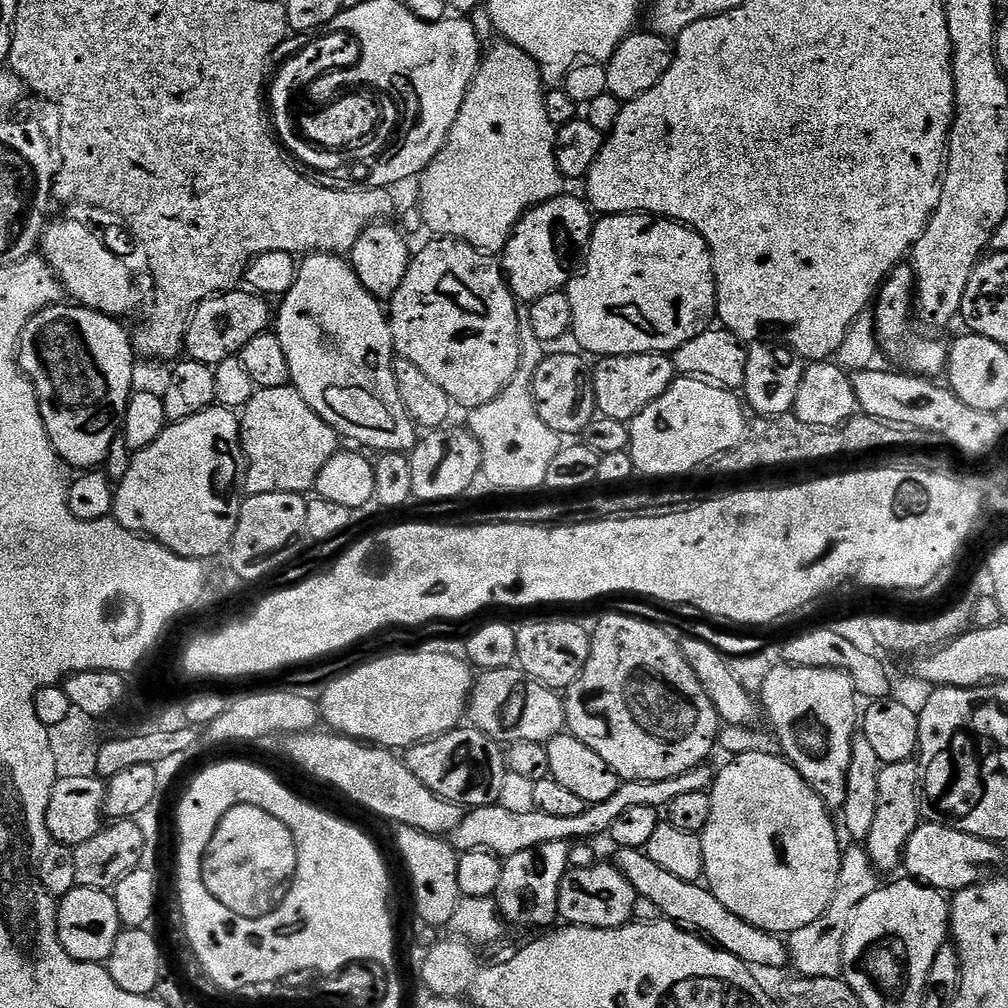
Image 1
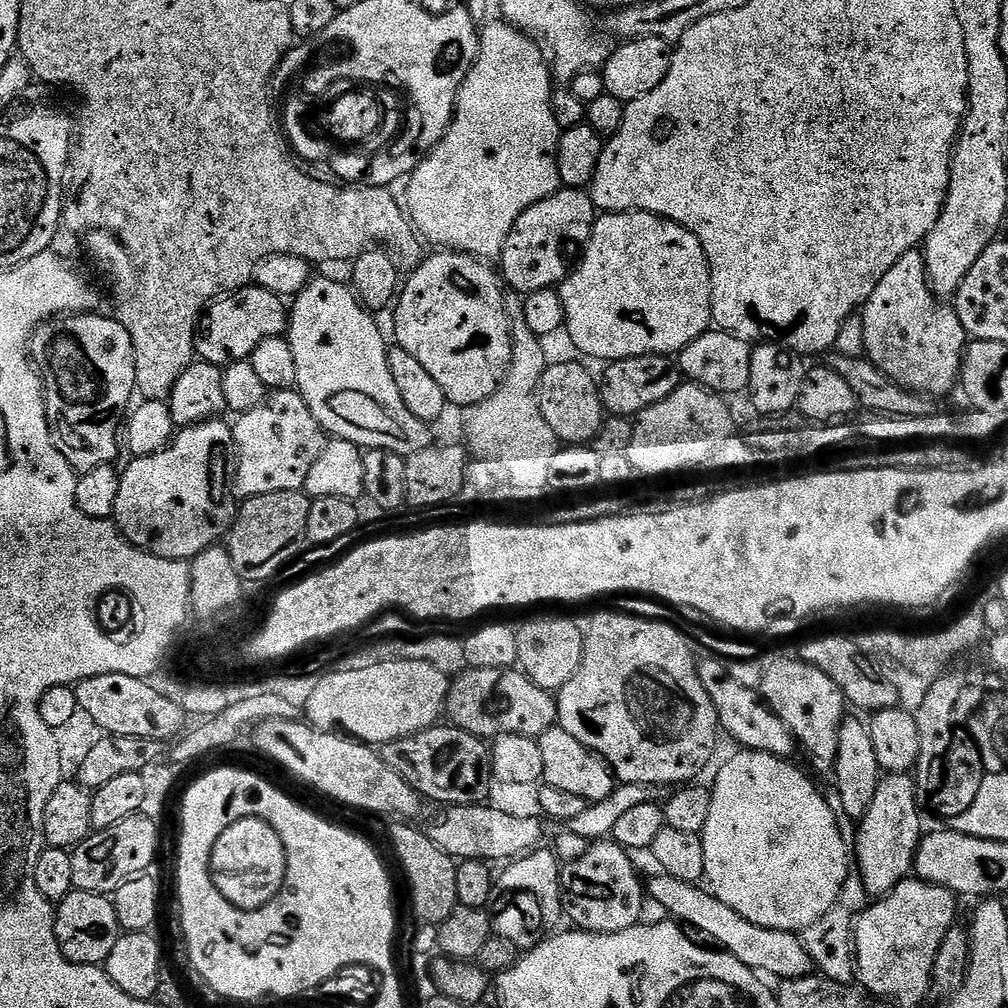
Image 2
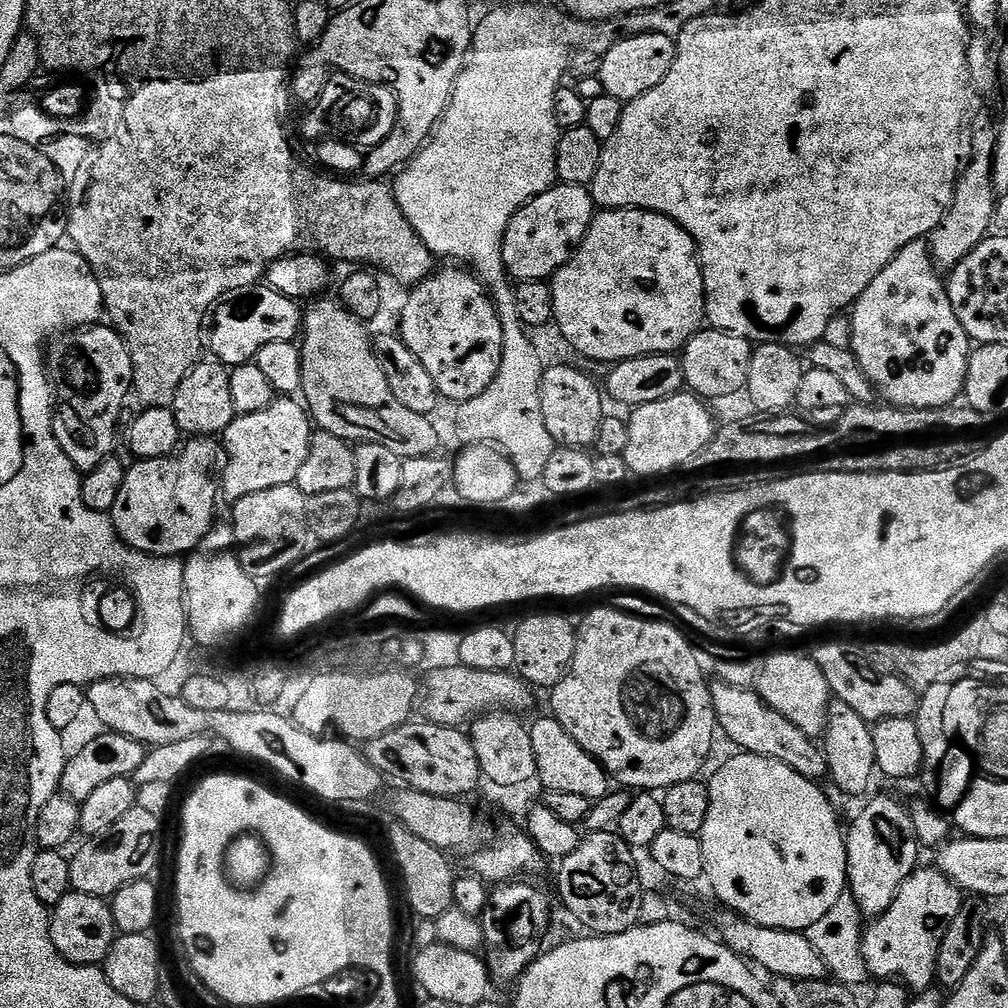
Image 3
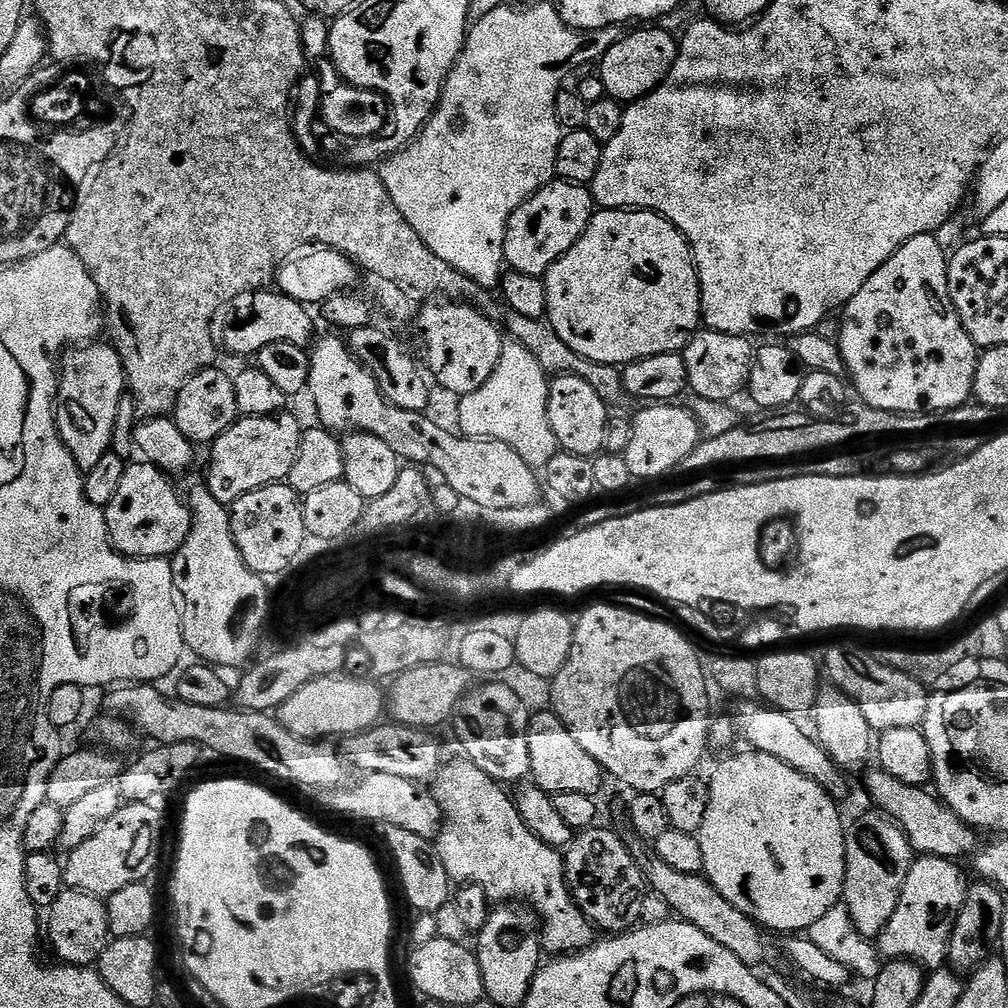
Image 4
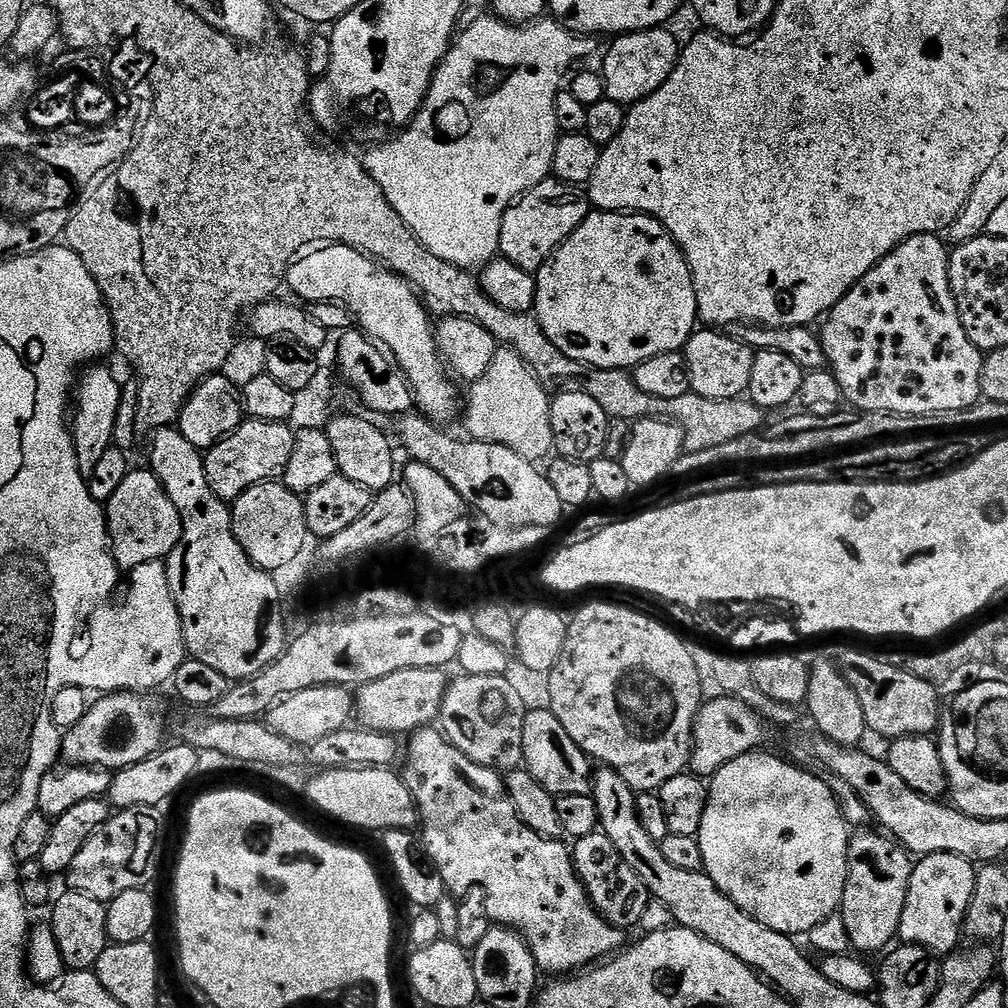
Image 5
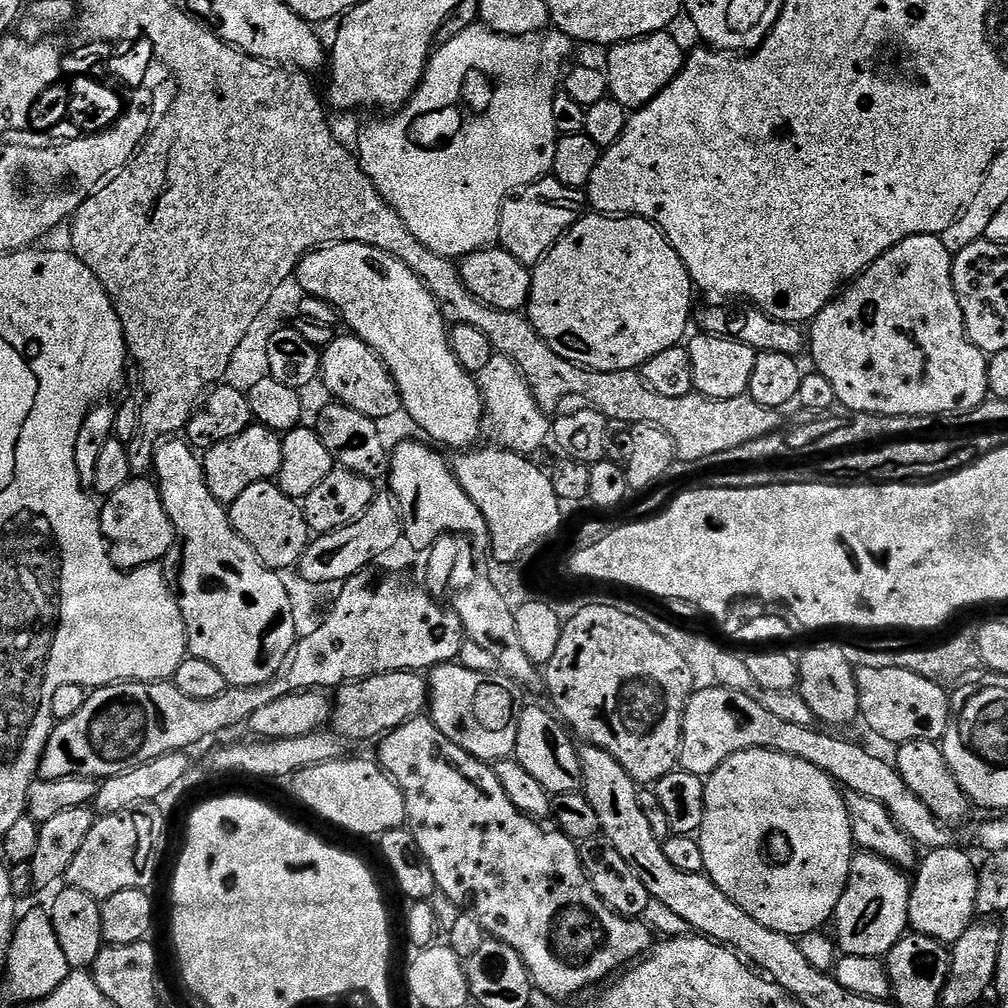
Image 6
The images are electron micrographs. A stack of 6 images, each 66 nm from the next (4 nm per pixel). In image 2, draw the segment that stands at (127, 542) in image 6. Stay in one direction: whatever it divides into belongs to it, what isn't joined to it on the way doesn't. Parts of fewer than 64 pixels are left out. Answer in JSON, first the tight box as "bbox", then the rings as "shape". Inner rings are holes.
{"bbox":[114,419,236,562],"shape":[[[223,419],[207,420],[204,424],[192,424],[189,428],[179,429],[173,435],[172,440],[163,448],[149,456],[138,456],[130,462],[129,469],[120,474],[120,485],[118,486],[118,502],[114,502],[114,523],[120,532],[133,544],[136,548],[140,548],[144,552],[154,554],[158,558],[166,558],[167,560],[183,560],[191,562],[196,557],[201,556],[208,548],[215,548],[227,537],[232,531],[232,521],[234,519],[234,504],[228,500],[223,500],[216,493],[216,488],[212,485],[212,480],[220,480],[224,476],[224,472],[231,473],[236,463],[236,443],[232,437],[232,424]]]}

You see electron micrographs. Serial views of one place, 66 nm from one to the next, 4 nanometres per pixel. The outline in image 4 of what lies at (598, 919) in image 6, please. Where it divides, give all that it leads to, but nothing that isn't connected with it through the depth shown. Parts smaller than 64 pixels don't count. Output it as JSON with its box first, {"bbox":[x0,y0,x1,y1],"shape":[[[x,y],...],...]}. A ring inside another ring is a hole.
{"bbox":[430,759,594,954],"shape":[[[459,759],[453,764],[445,763],[430,784],[430,793],[444,819],[434,837],[434,847],[436,857],[446,866],[449,881],[460,886],[482,886],[492,902],[527,905],[539,917],[539,936],[545,953],[571,954],[591,948],[594,926],[572,900],[564,877],[563,855],[546,846],[522,822],[515,799],[504,793],[505,785],[478,770],[471,760]]]}

